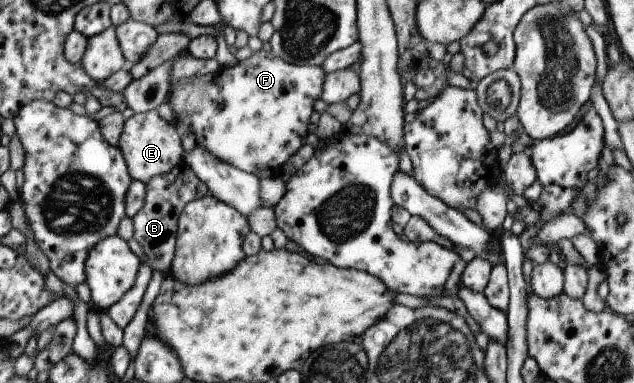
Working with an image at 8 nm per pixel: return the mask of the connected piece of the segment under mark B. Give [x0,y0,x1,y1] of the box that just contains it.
[131,160,208,274]

